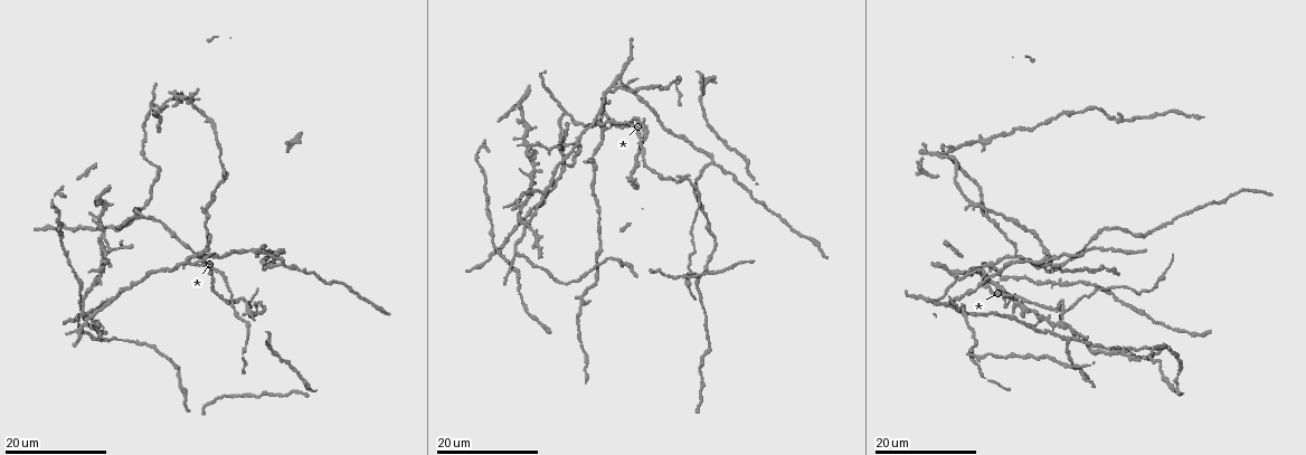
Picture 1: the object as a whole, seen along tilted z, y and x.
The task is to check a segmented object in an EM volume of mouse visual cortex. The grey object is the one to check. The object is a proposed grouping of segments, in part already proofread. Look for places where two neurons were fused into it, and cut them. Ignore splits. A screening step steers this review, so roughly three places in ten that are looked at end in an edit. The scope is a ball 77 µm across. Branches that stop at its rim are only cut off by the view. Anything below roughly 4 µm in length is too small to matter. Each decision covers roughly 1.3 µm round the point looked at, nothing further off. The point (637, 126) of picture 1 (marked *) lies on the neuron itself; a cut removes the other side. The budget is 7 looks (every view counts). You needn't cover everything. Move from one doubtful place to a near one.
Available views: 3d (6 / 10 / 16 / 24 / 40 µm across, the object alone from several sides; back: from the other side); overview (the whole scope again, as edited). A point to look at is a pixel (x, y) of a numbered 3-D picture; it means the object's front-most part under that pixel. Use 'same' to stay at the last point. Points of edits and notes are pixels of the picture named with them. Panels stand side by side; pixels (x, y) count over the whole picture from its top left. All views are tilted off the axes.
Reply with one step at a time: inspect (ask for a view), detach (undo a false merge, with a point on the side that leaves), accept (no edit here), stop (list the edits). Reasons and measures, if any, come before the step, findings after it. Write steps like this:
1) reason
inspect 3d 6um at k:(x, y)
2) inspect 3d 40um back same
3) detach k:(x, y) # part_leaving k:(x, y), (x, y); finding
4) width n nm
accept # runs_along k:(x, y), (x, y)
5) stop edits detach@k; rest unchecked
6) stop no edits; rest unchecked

four arms meet
inspect 3d 24um at 1:(252, 313)

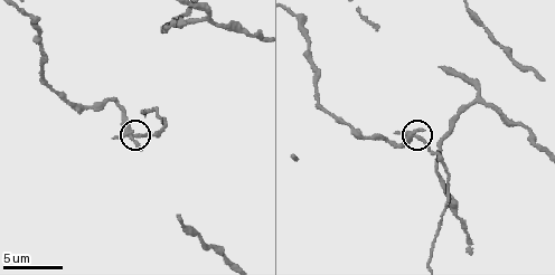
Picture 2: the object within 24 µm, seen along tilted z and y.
inspect 3d 6um at 2:(419, 140)

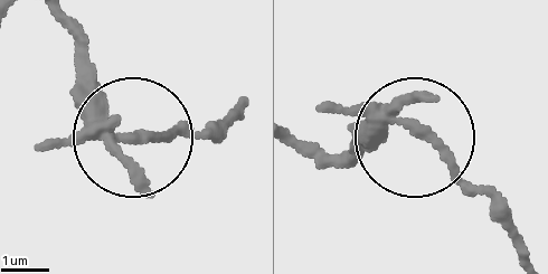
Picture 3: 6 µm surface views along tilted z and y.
arms 4
detach 3:(158, 135) # part_leaving 3:(101, 130), (178, 136), (233, 109); a second neuron is stuck on

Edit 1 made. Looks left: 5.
see it whole again
inspect overview

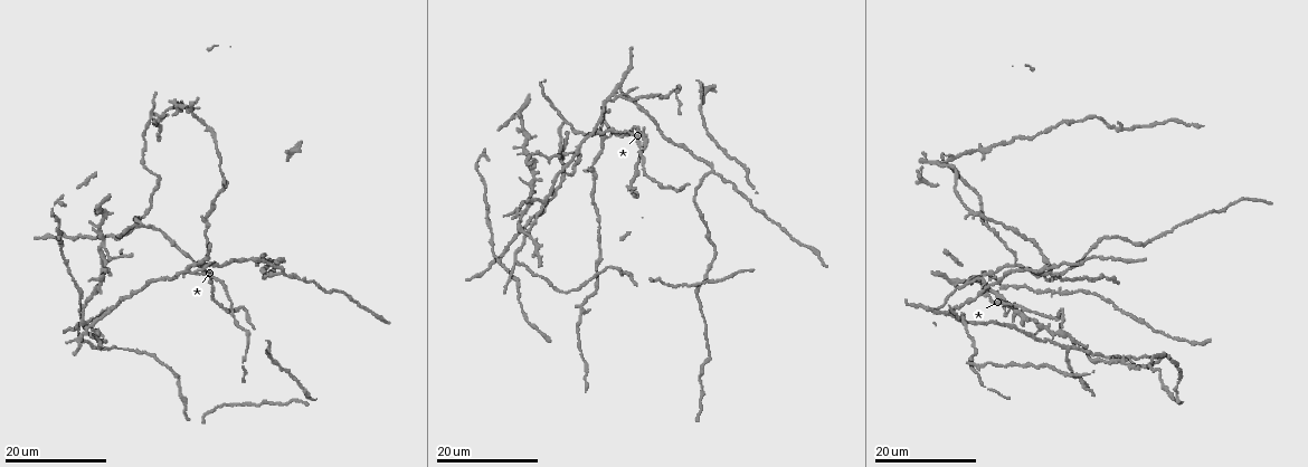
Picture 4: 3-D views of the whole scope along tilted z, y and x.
inspect 3d 16um at 4:(194, 273)

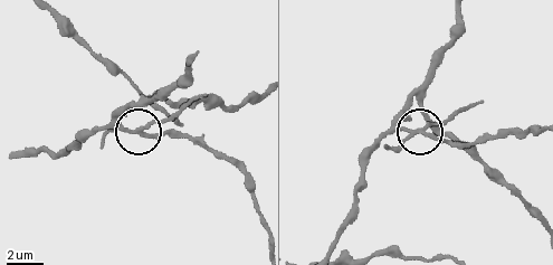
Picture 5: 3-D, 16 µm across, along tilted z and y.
inspect 3d 6um at 5:(415, 131)

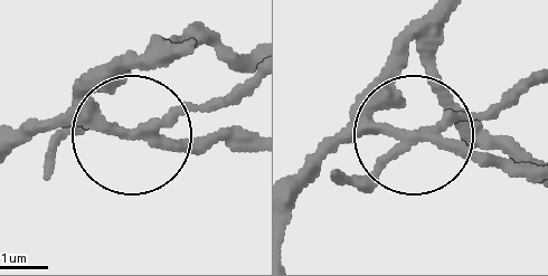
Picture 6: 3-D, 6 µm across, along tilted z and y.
arms 4
detach 6:(213, 103) # part_leaving 6:(145, 129), (216, 111), (254, 79); a second neuron is stuck on

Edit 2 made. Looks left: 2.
four or more arms meet
inspect 3d 16um at 4:(1104, 354)

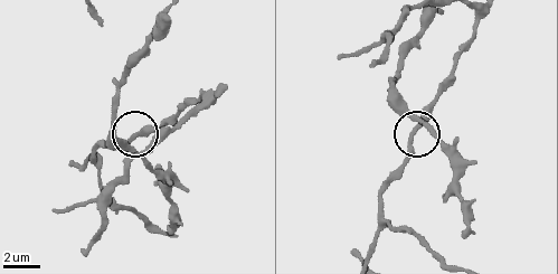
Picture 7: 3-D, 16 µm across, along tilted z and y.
inspect 3d 6um at 7:(415, 126)

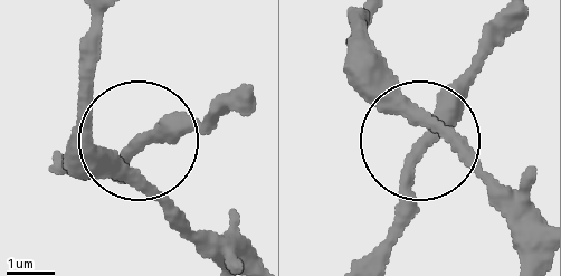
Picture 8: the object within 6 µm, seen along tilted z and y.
width 260 nm
accept # one neuron here

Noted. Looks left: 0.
stop edits detach@3, detach@6; rest unchecked

